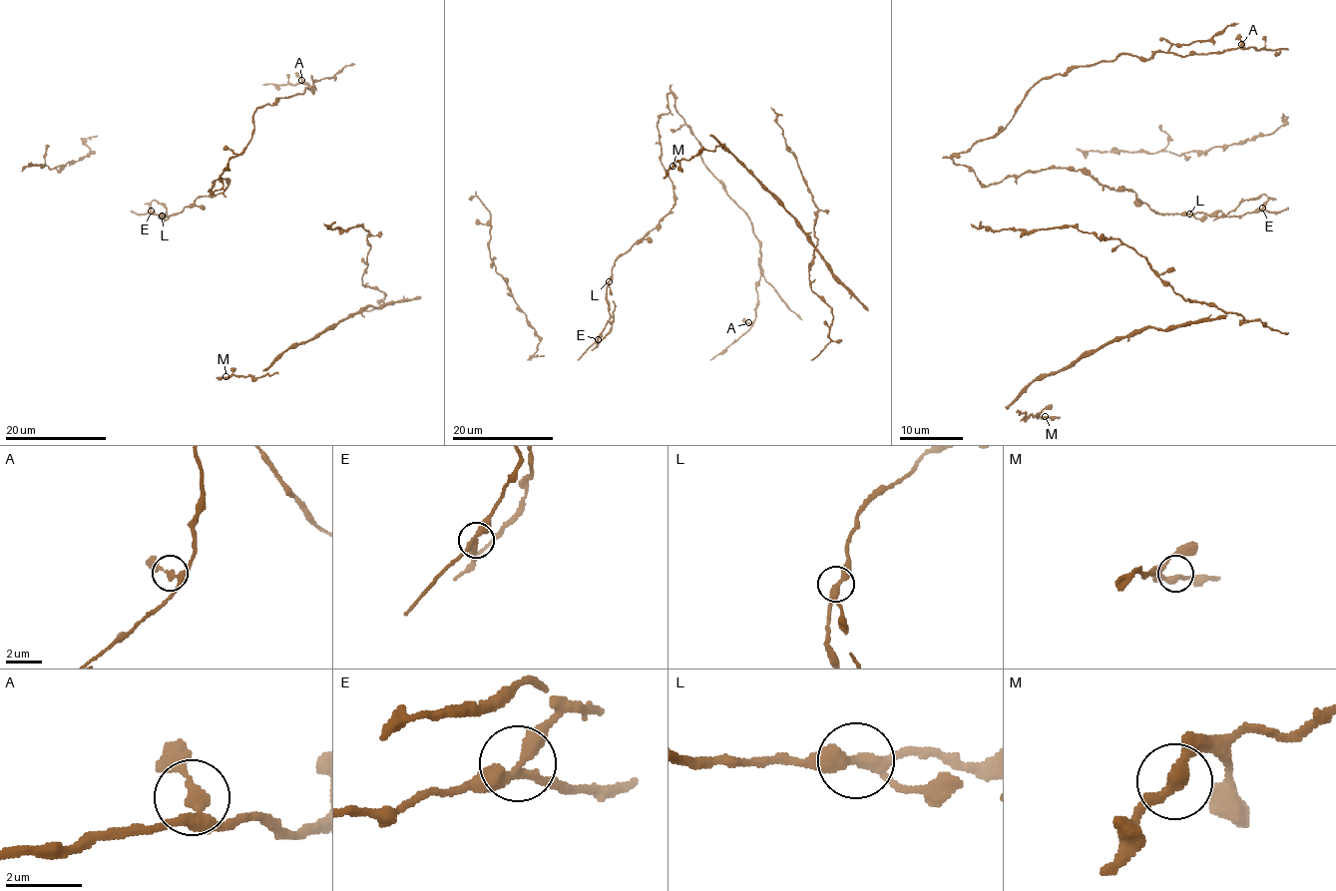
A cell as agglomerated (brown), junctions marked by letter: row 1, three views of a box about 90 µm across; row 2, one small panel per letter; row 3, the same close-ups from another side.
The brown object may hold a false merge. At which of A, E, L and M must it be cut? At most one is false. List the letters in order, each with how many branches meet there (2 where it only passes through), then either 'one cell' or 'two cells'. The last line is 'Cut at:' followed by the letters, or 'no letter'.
A: 3 | one cell
E: 3 | two cells
L: 3 | one cell
M: 2 | one cell
Cut at: E

